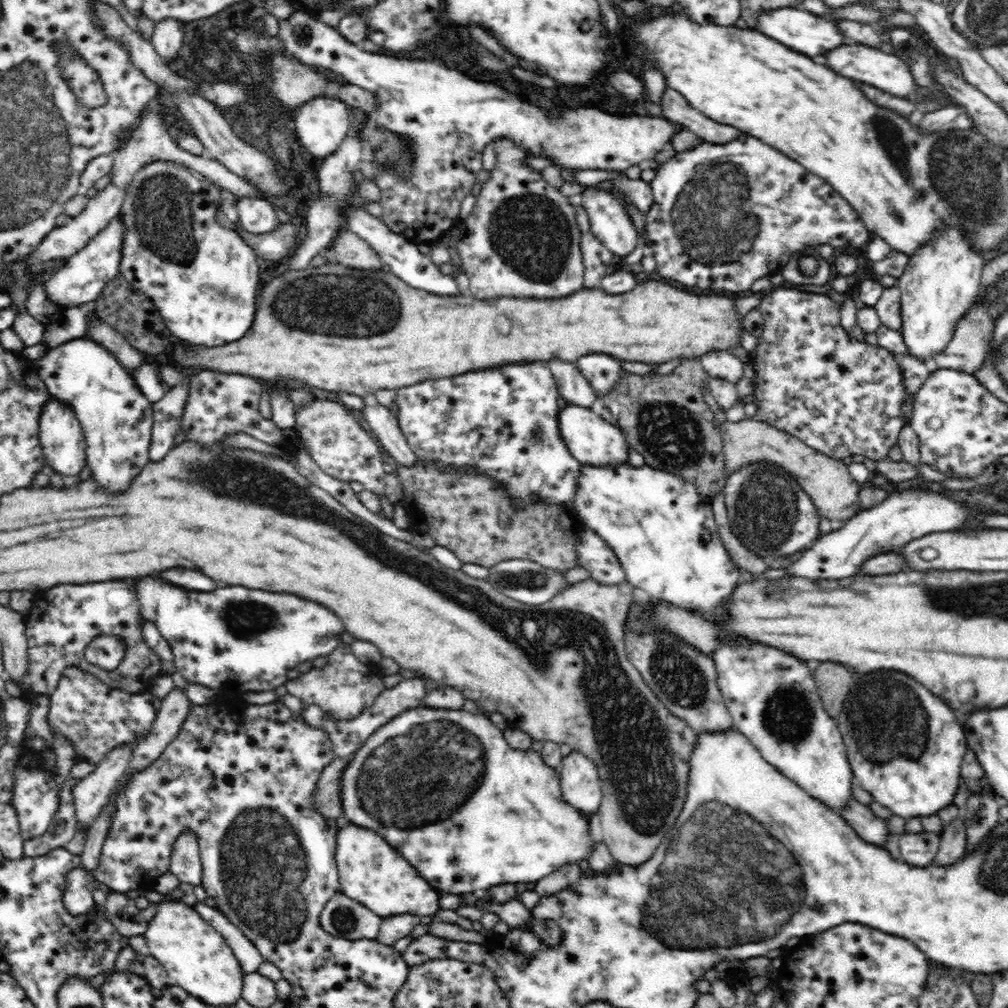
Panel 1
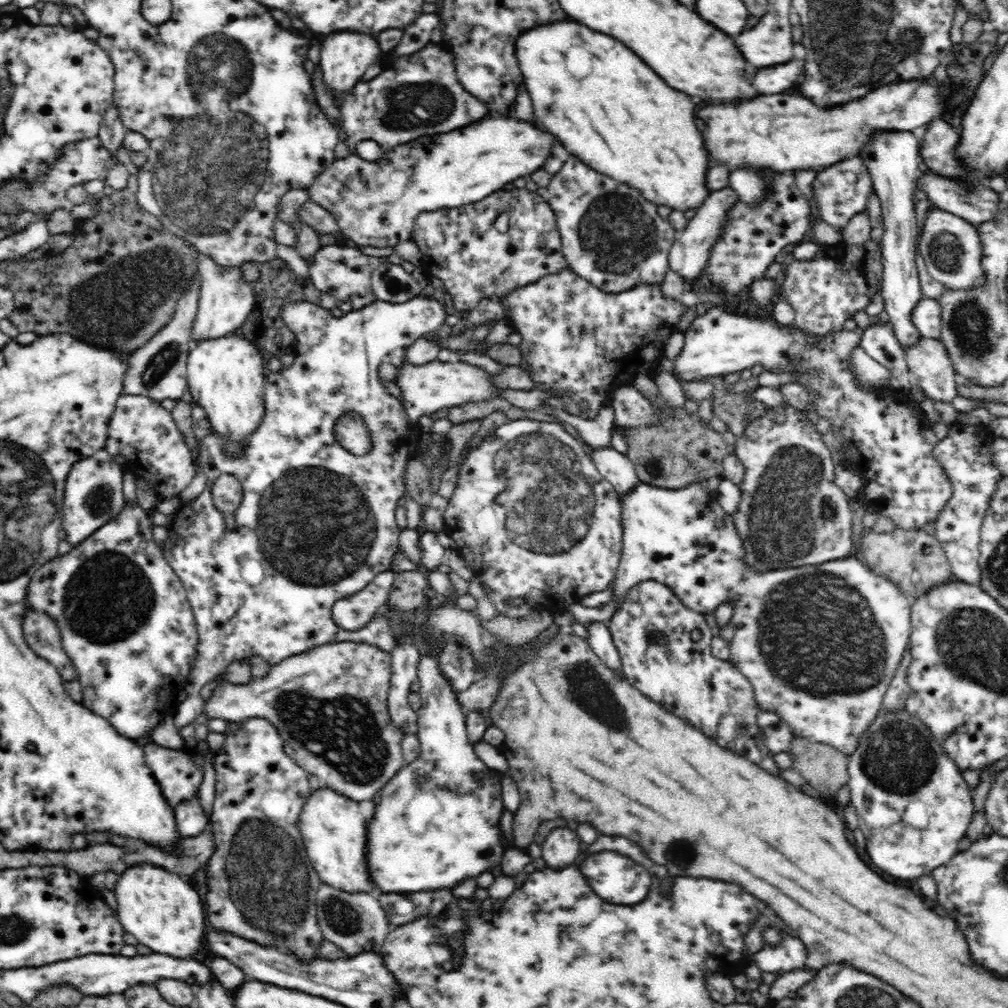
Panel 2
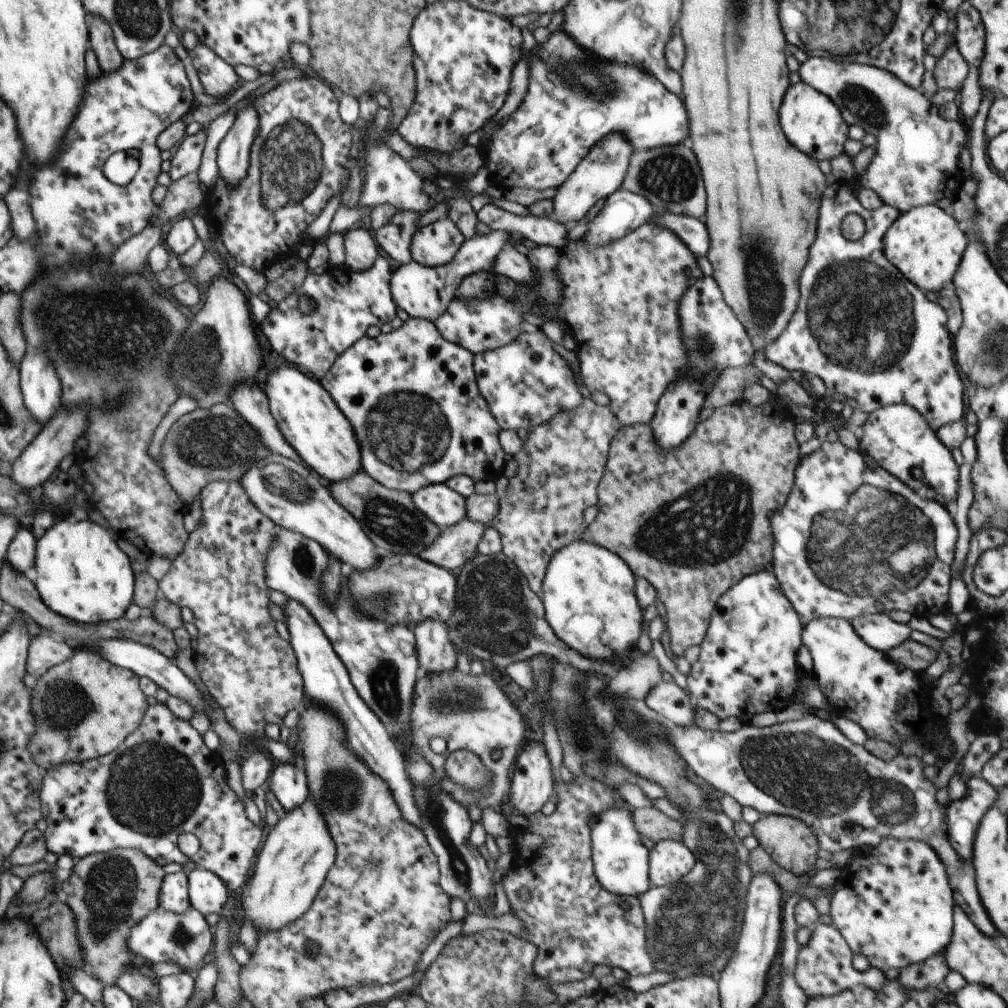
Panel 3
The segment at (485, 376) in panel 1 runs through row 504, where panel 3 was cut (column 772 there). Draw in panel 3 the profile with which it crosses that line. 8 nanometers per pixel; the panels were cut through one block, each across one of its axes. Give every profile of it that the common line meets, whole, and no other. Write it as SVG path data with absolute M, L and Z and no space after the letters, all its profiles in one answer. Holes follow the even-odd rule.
M824 441L820 449L808 456L801 456L800 464L795 472L794 486L788 495L786 504L772 516L774 532L773 562L769 570L775 574L782 592L792 603L804 626L811 620L822 617L836 617L850 621L857 616L874 613L889 613L891 610L903 610L913 616L929 618L935 614L945 614L948 607L948 588L951 575L950 566L954 560L954 549L959 537L959 530L954 517L944 504L928 500L920 489L912 489L899 478L890 474L881 466L871 467L865 461L866 454L846 447L841 441Z

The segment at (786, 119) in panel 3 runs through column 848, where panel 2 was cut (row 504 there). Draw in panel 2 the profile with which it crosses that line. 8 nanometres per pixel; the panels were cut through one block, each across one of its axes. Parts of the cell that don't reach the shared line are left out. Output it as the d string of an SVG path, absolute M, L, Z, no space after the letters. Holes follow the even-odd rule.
M125 503L124 508L114 520L108 520L108 524L104 524L102 528L96 528L96 532L92 532L79 546L42 564L28 582L26 594L26 610L42 611L58 625L62 646L77 672L76 680L82 685L82 704L98 716L103 716L122 736L133 740L144 736L150 728L154 728L161 721L164 706L174 704L177 693L188 681L189 670L195 663L199 643L197 624L187 599L186 589L164 558L161 545L156 544L152 538L152 529L155 527L152 523L152 513L152 511L145 512L138 504L130 506Z

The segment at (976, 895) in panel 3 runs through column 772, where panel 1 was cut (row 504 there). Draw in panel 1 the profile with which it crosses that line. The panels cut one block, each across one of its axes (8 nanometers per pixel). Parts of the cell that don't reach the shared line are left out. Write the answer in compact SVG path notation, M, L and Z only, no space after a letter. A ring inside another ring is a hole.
M758 461L730 473L723 487L723 500L734 536L742 547L762 558L772 554L791 557L820 536L819 510L798 481L774 463Z

